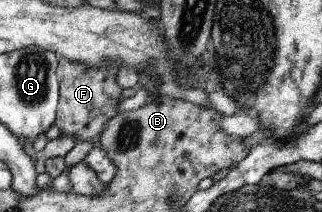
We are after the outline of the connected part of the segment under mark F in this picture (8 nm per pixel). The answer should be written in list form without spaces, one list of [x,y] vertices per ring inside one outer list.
[[[58,57],[55,75],[58,83],[58,101],[54,115],[54,125],[60,135],[73,137],[75,142],[88,141],[96,145],[105,123],[117,112],[117,103],[121,99],[121,88],[115,82],[118,67],[97,67],[91,69],[81,63],[69,63]]]

